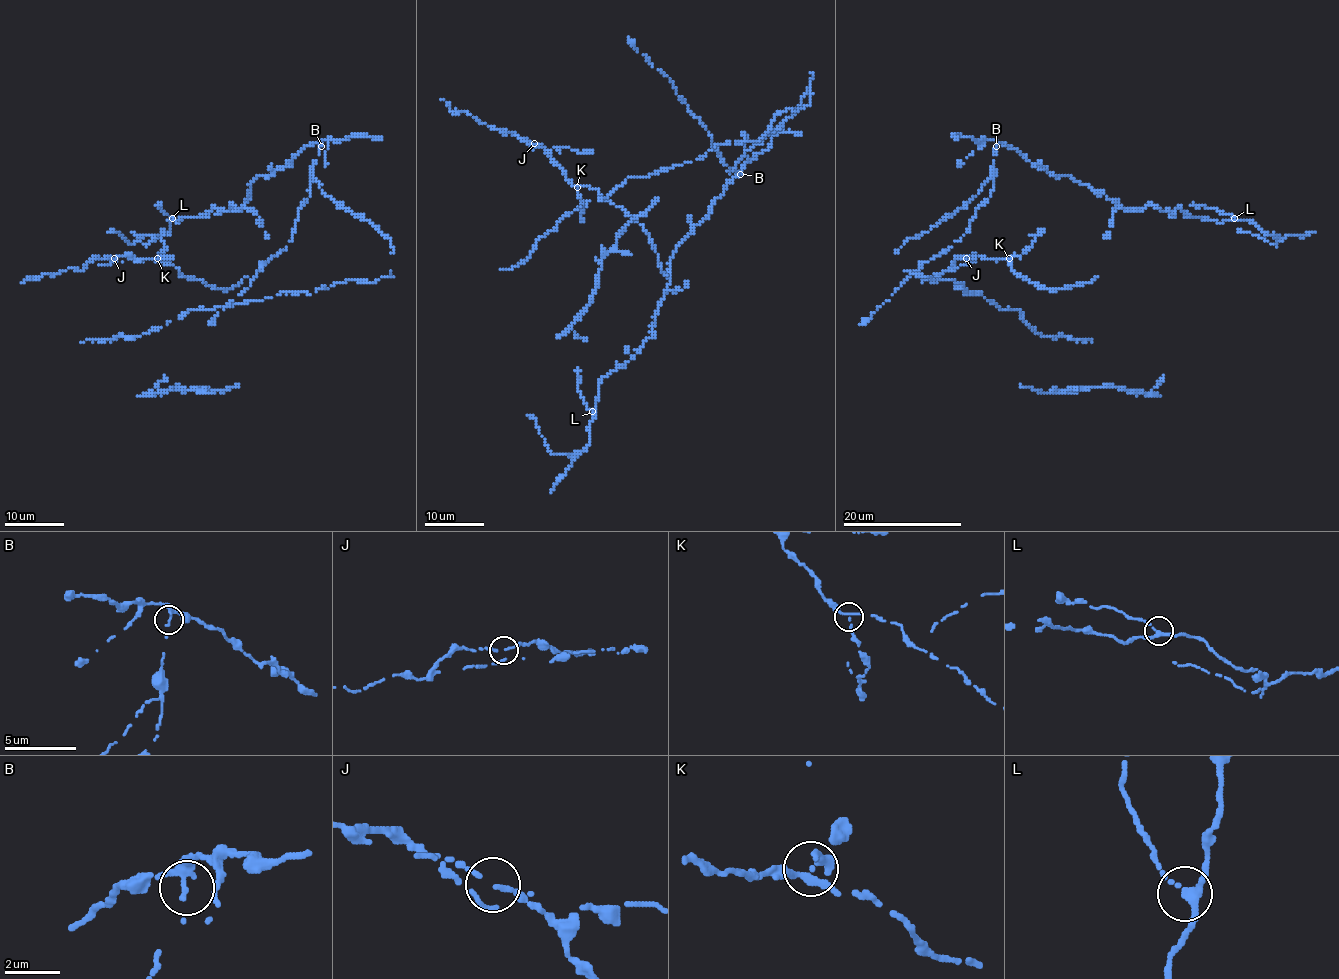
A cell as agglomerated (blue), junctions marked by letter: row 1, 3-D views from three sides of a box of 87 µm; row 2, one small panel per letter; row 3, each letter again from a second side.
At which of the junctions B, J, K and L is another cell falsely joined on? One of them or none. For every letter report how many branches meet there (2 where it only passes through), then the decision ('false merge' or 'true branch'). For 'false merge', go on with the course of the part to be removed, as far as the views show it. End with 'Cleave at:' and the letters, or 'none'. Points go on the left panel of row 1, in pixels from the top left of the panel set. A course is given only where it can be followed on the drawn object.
B: branches 3; false merge
J: branches 3; true branch
K: branches 3; true branch
L: branches 3; true branch
Cleave at: B

